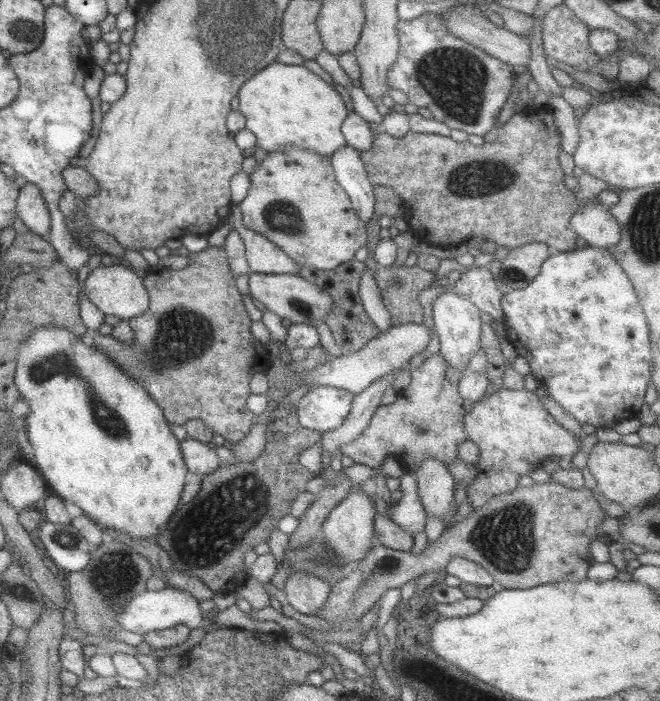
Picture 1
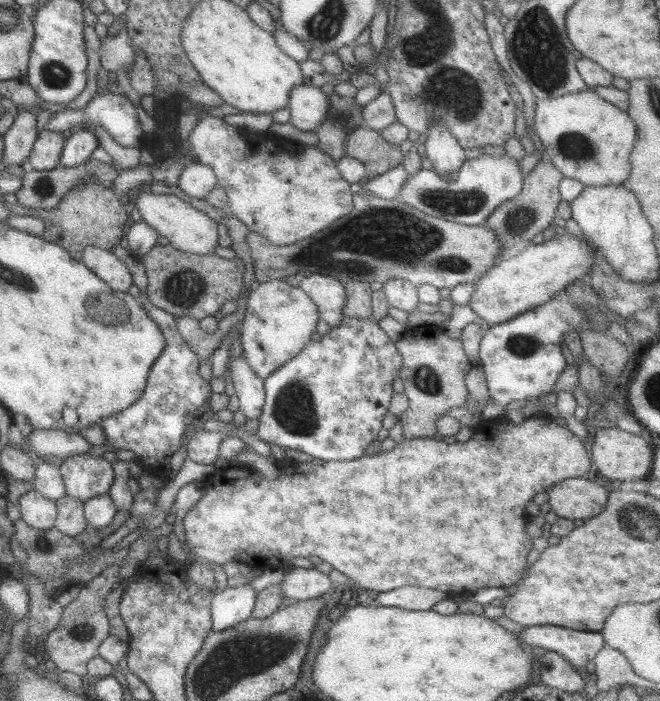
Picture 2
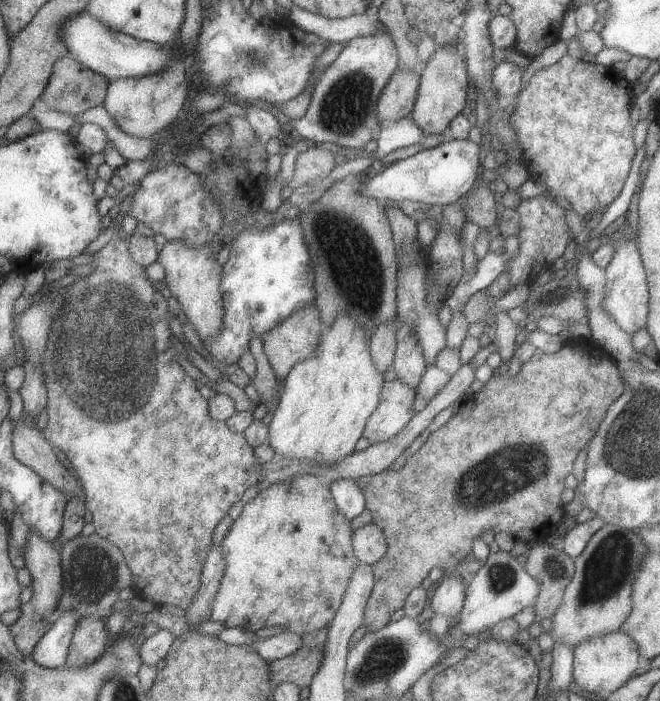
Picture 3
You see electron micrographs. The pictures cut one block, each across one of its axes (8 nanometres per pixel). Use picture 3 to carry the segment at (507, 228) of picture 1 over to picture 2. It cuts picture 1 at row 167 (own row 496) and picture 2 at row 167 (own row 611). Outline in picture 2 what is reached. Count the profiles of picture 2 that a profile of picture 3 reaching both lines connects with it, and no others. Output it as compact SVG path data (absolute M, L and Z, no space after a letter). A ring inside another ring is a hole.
M366 126L359 127L346 138L344 149L346 149L346 156L362 162L370 178L396 168L403 162L405 156L399 145L384 140L380 132Z

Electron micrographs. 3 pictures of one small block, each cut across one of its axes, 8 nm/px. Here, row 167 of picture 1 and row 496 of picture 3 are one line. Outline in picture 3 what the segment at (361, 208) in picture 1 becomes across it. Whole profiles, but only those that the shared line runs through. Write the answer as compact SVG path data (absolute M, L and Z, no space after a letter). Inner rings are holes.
M338 479L328 483L334 502L344 516L348 519L356 518L366 506L364 492L354 479Z

